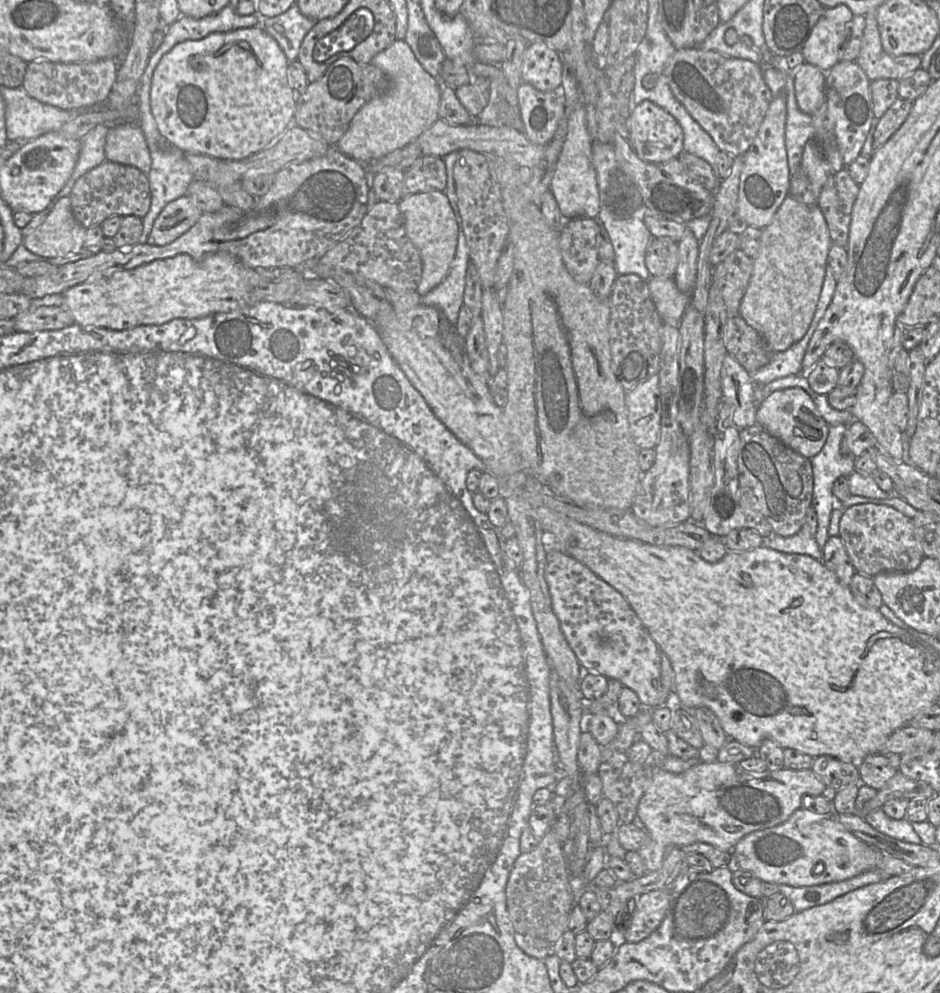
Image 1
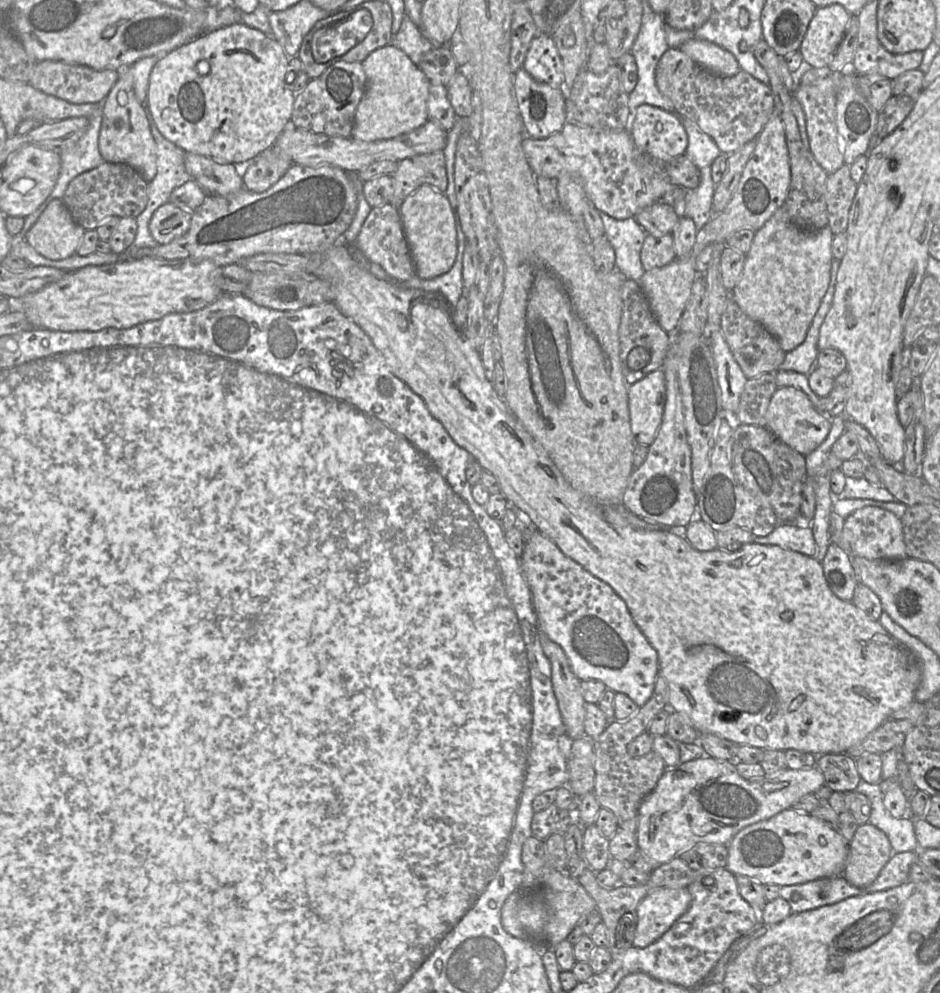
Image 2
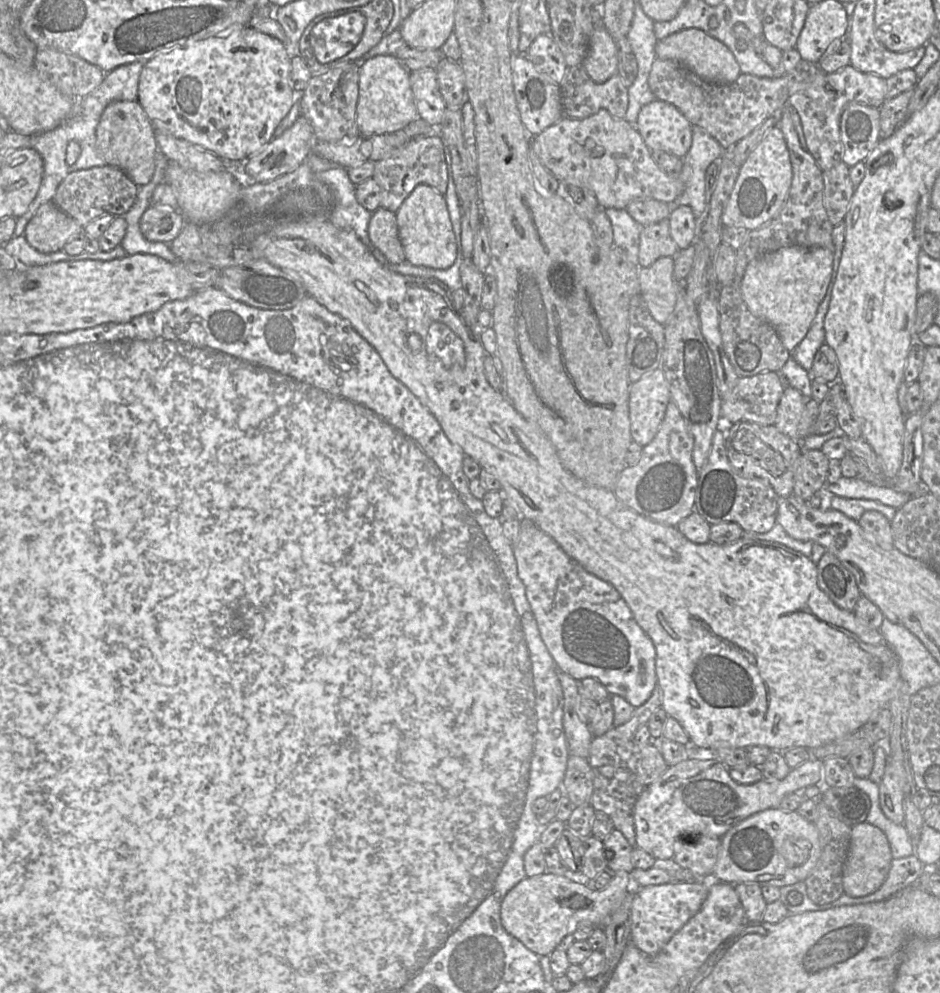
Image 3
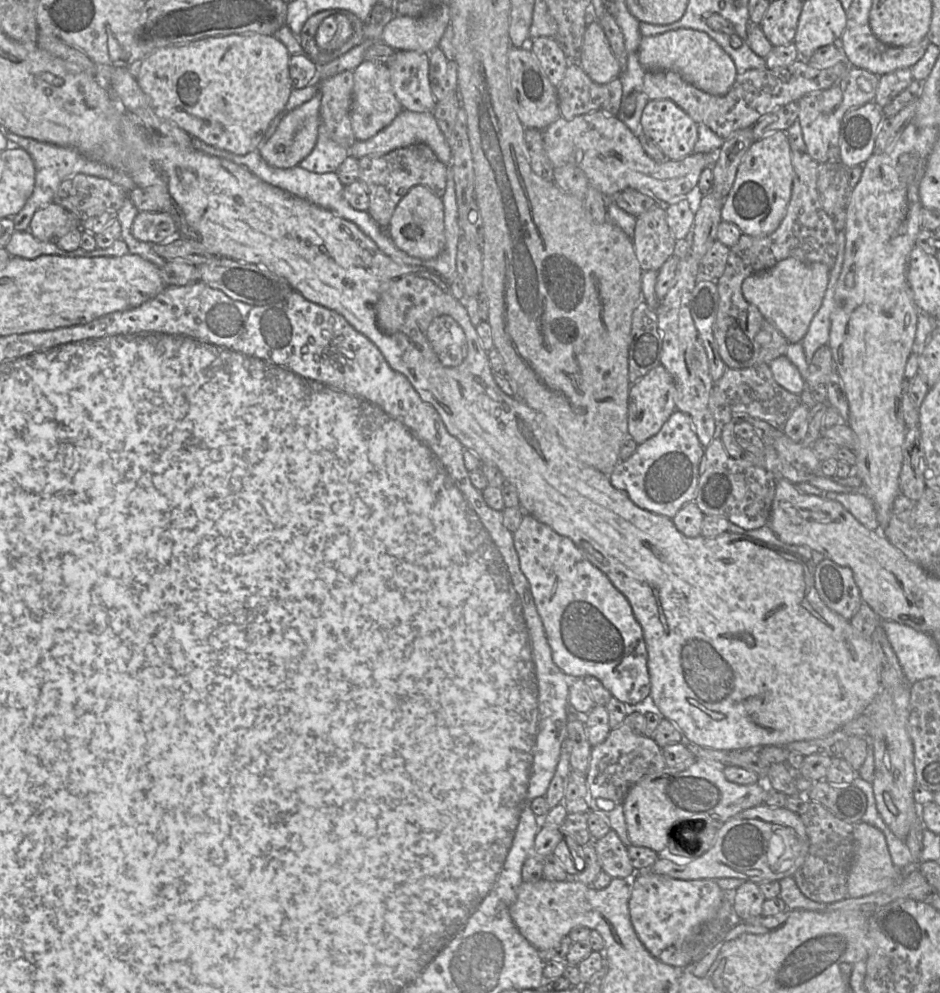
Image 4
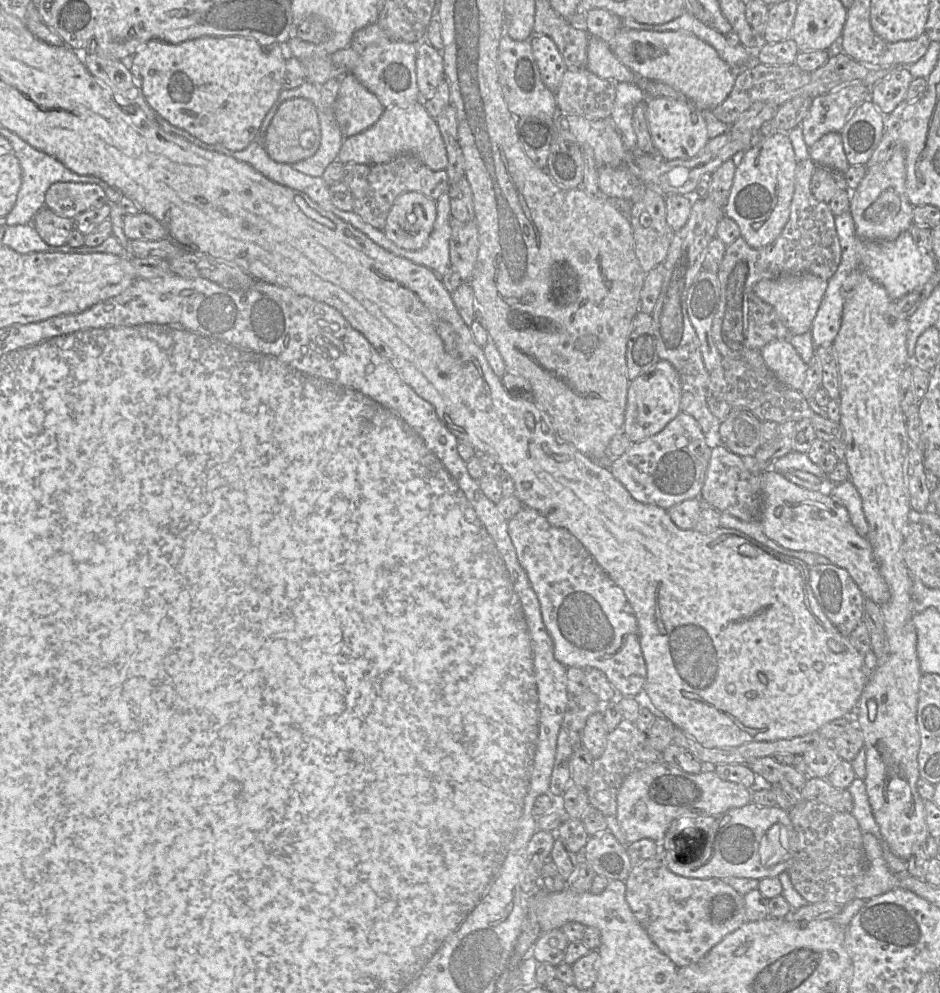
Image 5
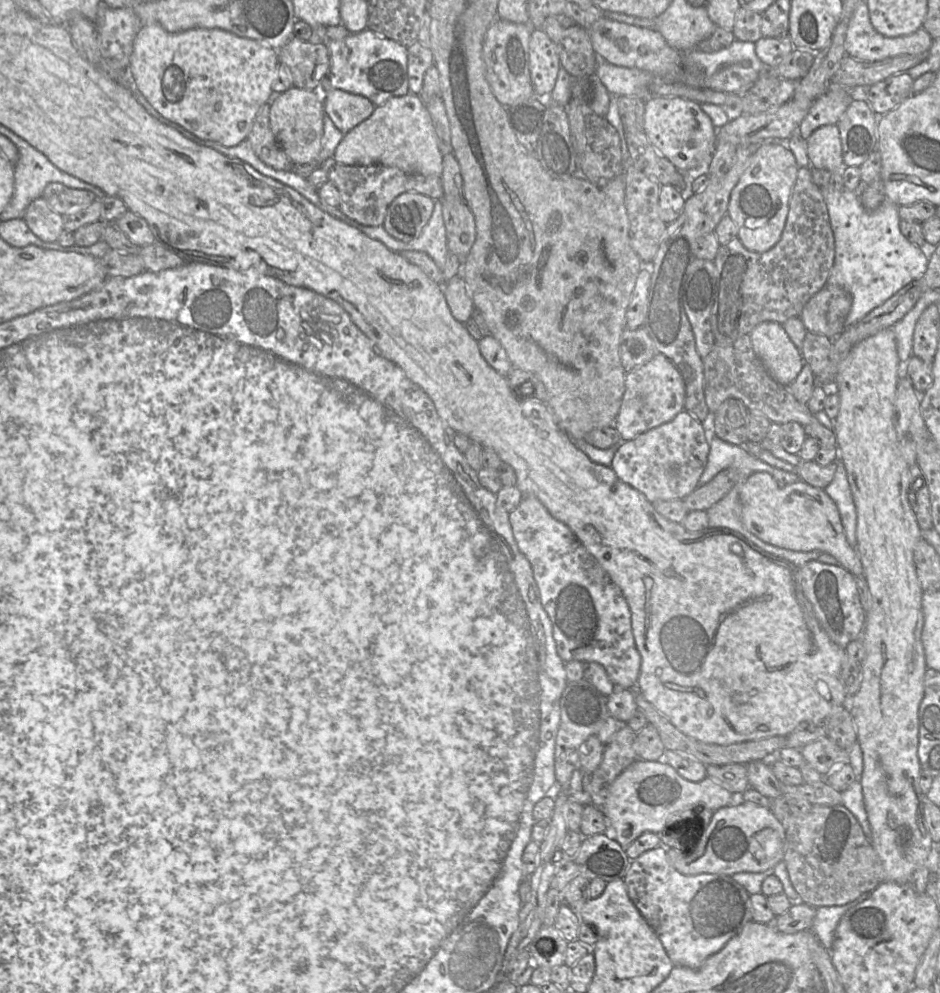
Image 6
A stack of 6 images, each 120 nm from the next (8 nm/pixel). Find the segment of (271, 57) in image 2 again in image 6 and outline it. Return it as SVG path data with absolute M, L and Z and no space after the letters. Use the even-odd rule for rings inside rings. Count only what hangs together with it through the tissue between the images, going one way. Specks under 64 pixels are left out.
M152 23L142 25L137 32L128 70L134 86L162 116L200 139L233 147L247 140L259 110L269 100L278 65L278 51L255 39L219 28L192 28L171 33L160 24Z

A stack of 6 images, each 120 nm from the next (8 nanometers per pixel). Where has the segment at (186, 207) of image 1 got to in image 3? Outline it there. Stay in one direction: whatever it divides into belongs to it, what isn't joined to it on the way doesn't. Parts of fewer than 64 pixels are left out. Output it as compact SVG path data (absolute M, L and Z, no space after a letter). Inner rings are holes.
M150 206L140 219L140 230L150 241L169 244L179 235L185 223L178 209Z

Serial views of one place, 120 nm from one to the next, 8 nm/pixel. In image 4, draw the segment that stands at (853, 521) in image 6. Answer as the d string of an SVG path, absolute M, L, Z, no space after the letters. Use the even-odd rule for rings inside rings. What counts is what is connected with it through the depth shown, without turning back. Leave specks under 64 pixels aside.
M861 490L850 493L829 492L826 499L841 503L860 523L870 530L881 531L872 500Z

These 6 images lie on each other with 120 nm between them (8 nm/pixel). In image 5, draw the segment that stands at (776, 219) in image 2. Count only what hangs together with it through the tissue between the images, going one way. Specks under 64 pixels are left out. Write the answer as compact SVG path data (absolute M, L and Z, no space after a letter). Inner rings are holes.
M801 273L776 279L760 280L754 285L753 292L762 301L774 307L778 317L791 335L800 335L811 330L827 286L828 280L824 280L814 274Z

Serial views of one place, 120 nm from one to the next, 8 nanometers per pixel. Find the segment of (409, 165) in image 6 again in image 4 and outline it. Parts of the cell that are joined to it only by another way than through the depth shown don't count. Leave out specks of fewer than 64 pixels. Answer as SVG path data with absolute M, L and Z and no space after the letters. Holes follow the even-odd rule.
M402 109L387 127L368 140L356 140L355 143L347 149L348 155L360 159L364 156L384 155L395 149L418 142L428 145L442 163L446 165L451 163L451 148L448 145L446 137L440 130L436 119L433 116L433 112L413 112L407 109Z

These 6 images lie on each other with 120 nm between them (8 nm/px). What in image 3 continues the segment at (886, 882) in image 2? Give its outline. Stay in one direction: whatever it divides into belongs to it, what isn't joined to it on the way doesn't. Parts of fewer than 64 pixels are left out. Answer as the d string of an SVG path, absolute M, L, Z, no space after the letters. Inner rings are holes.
M915 853L904 858L893 858L881 887L863 897L869 897L869 902L886 900L908 886L917 885L916 882L924 869L924 865Z

